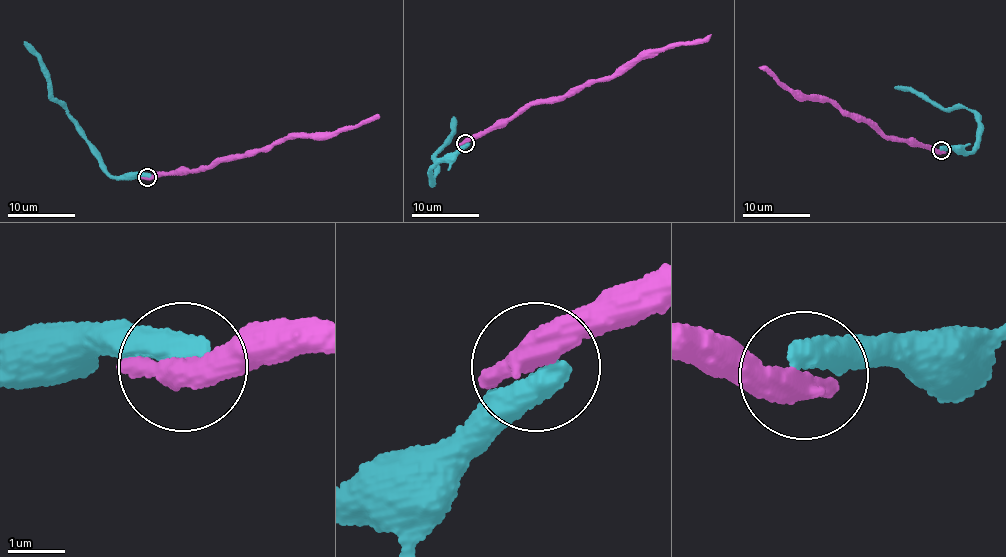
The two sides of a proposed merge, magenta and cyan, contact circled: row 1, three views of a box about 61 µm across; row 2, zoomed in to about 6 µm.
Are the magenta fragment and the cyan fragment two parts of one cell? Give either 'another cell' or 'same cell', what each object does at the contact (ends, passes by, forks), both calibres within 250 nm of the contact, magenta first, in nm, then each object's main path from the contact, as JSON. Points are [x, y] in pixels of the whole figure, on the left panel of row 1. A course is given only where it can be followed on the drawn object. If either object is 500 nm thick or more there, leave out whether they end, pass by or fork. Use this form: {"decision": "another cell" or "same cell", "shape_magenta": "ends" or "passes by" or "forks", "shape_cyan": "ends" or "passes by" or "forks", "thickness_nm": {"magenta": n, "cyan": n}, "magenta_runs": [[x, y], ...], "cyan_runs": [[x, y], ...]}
{"decision": "same cell", "thickness_nm": {"magenta": 550, "cyan": 440}, "magenta_runs": [[147, 177], [203, 169], [249, 156], [295, 137], [359, 126], [378, 114]], "cyan_runs": [[147, 177], [116, 180], [106, 172], [93, 144], [65, 108], [50, 96], [38, 61], [24, 42]]}

